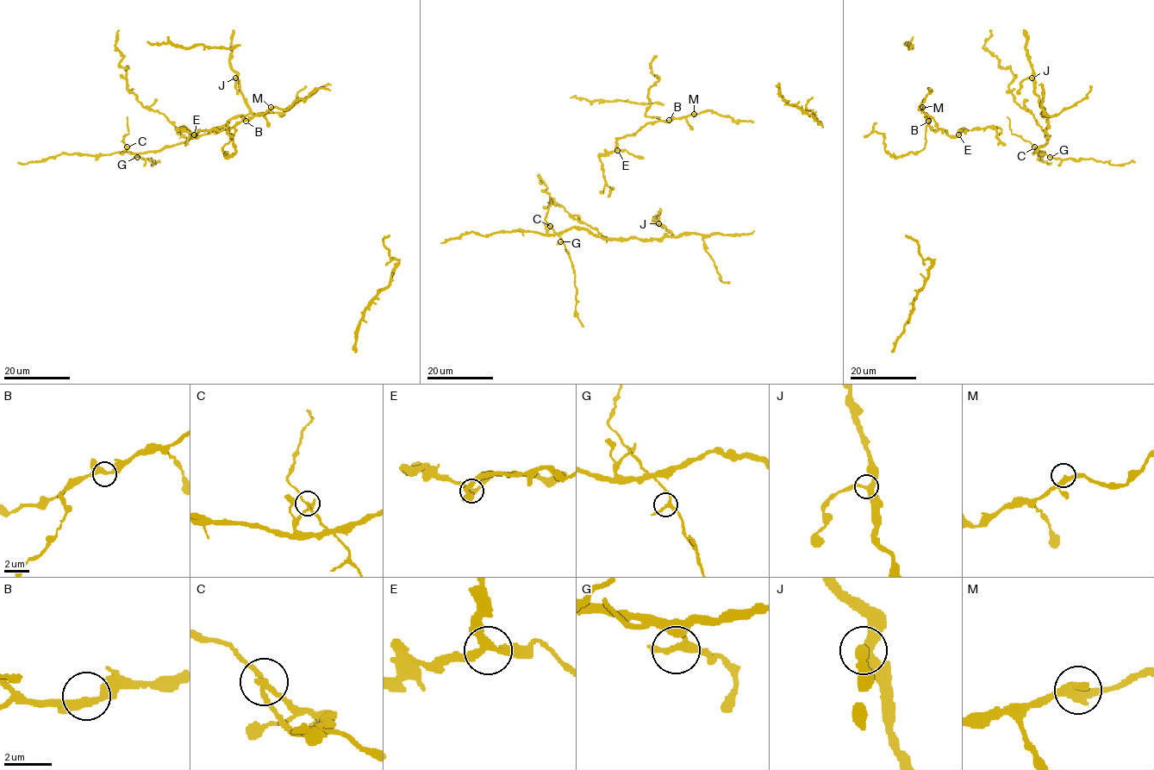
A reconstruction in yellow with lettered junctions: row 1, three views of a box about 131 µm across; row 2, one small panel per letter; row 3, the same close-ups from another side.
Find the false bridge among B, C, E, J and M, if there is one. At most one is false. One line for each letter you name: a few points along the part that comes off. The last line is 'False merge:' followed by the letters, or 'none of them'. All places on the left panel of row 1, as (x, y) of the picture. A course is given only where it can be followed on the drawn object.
C: course (127, 147), (130, 153), (136, 153), (145, 159), (150, 160), (151, 158), (152, 165), (158, 160), (160, 162)
False merge: C

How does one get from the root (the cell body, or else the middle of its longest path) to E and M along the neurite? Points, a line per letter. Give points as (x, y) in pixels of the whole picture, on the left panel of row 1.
E: (246, 120), (227, 129), (200, 130), (194, 134)
M: (246, 120), (263, 114), (271, 107)

